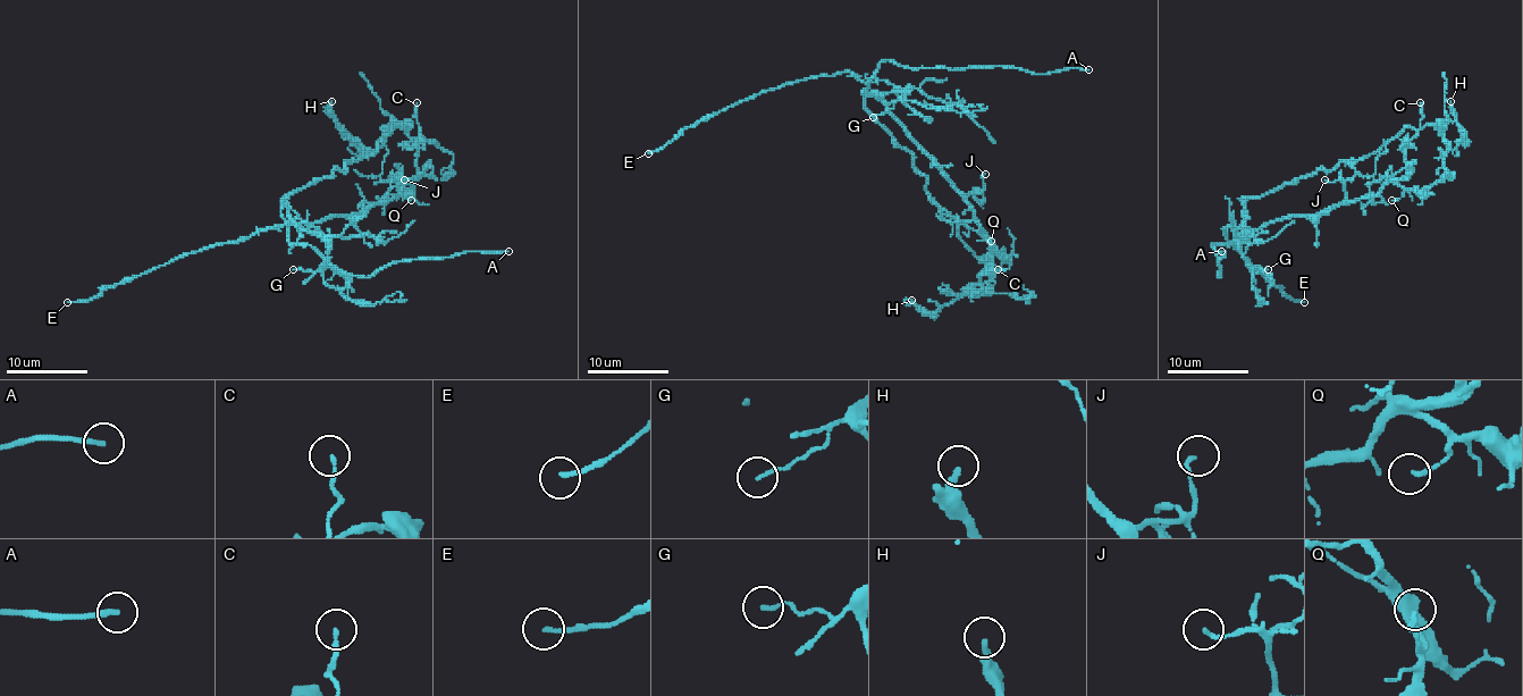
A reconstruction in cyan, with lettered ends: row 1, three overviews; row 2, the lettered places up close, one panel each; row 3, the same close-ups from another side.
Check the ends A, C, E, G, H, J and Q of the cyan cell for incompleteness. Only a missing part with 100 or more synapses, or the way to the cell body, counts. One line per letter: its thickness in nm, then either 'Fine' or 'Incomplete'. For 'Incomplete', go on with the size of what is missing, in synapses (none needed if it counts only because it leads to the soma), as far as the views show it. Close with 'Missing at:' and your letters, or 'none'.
A: Thickness 190 nm. Incomplete
C: Thickness 150 nm. Fine
E: Thickness 150 nm. Fine
G: Thickness 110 nm. Fine
H: Thickness 220 nm. Fine
J: Thickness 120 nm. Fine
Q: Thickness 150 nm. Fine
Missing at: A

